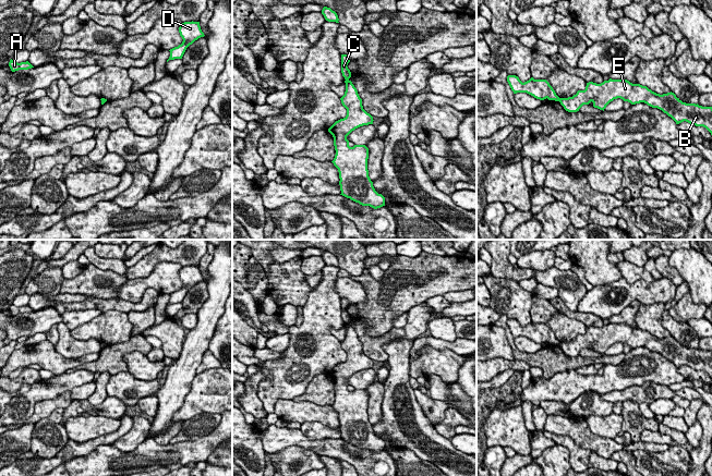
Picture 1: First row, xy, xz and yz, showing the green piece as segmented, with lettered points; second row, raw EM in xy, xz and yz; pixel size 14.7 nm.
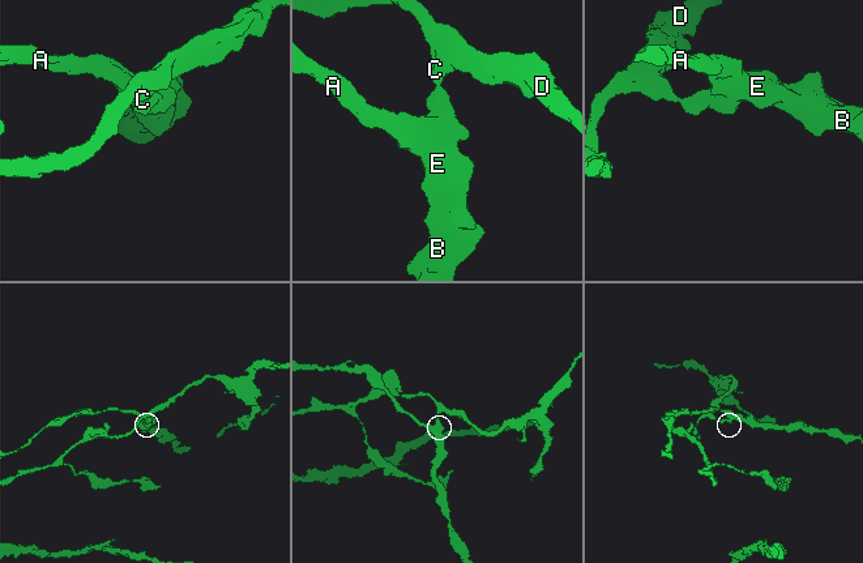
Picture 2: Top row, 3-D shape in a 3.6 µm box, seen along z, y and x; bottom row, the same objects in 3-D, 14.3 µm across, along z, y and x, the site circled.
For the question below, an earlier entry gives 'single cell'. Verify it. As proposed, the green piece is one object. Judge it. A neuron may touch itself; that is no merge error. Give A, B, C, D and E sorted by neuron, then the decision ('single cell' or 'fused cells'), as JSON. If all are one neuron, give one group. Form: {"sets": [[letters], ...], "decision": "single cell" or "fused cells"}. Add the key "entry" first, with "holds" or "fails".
{"entry": "fails", "sets": [["A", "B", "E"], ["C", "D"]], "decision": "fused cells"}

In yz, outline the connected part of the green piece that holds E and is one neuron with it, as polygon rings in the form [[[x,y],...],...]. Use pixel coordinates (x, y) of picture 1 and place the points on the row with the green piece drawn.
[[[610,78],[601,84],[589,82],[584,90],[578,90],[572,97],[560,98],[559,102],[568,112],[577,112],[583,105],[589,105],[591,101],[594,108],[604,111],[606,106],[617,98],[631,105],[644,102],[662,110],[676,124],[686,121],[696,126],[705,127],[712,135],[712,107],[686,103],[672,91],[660,95],[647,86],[632,84],[627,80]]]

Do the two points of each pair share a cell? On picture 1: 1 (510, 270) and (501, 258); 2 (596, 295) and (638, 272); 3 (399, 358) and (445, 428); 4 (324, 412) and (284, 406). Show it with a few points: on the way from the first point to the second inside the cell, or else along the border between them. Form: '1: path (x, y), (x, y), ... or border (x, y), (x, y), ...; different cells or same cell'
1: path (507, 267), (502, 261); same cell
2: border (622, 277), (629, 283), (641, 279), (650, 282); different cells
3: border (434, 428), (449, 439); different cells
4: path (314, 412), (293, 412); same cell

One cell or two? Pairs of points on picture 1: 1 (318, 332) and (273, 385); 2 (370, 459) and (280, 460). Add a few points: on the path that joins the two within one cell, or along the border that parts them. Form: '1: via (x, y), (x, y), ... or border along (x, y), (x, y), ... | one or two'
1: via (304, 345), (300, 348), (300, 357), (287, 370) | one
2: border along (296, 446), (311, 449), (321, 455) | two

